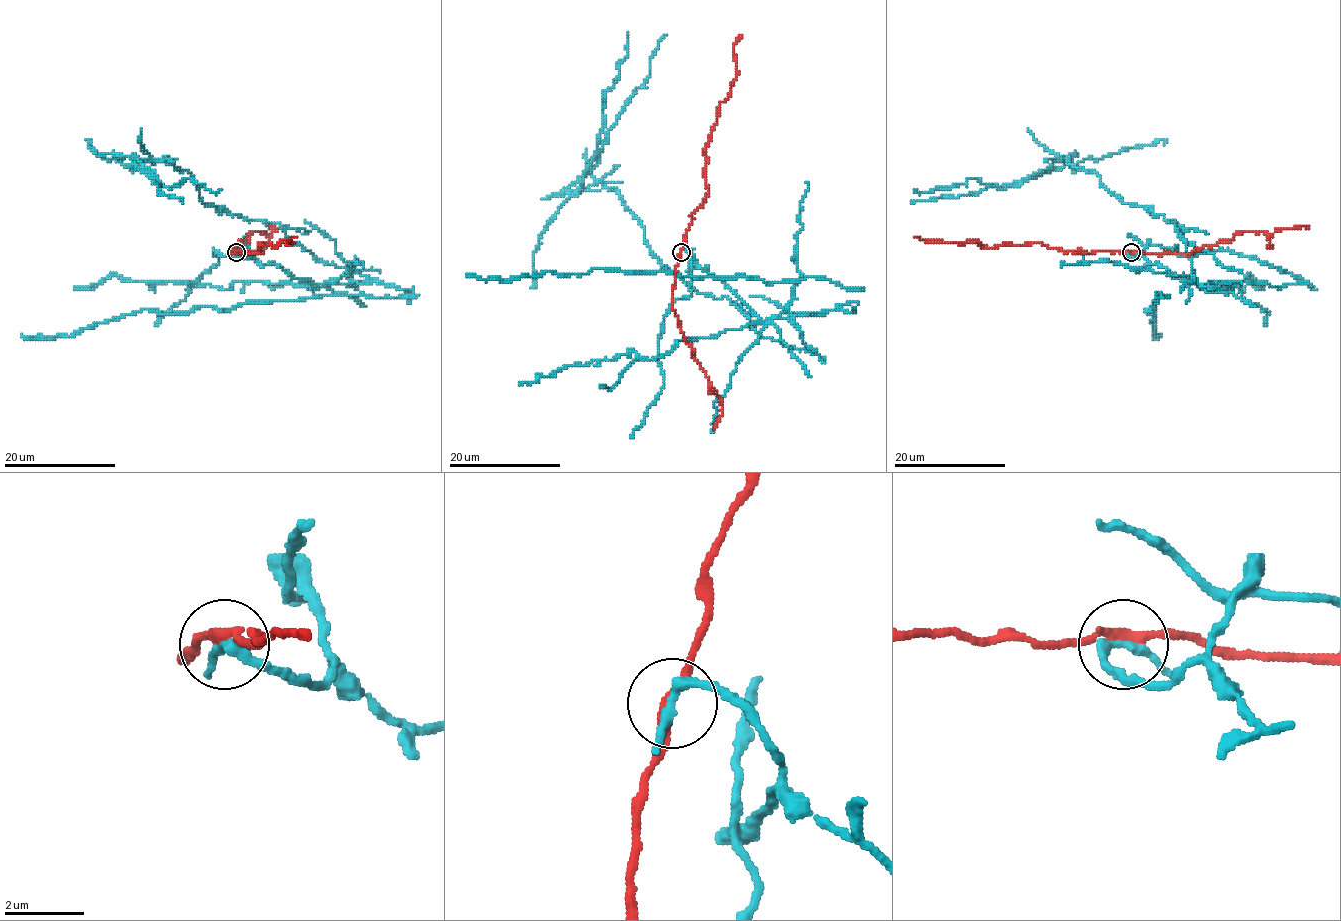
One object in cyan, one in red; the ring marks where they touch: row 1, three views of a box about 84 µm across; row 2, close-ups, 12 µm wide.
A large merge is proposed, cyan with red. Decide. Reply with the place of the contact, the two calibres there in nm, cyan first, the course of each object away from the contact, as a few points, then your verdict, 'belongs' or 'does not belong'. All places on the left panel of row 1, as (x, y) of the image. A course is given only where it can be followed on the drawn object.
at (236, 252); 240 nm thick on the cyan side, 240 nm on the other; cyan runs (236, 253), (318, 285), (379, 282), (205, 204), (189, 172), (133, 162), (168, 189), (222, 189); red runs (236, 251), (261, 253), (262, 243), (258, 243), (274, 248), (280, 241), (292, 241), (289, 240), (296, 237); does not belong

